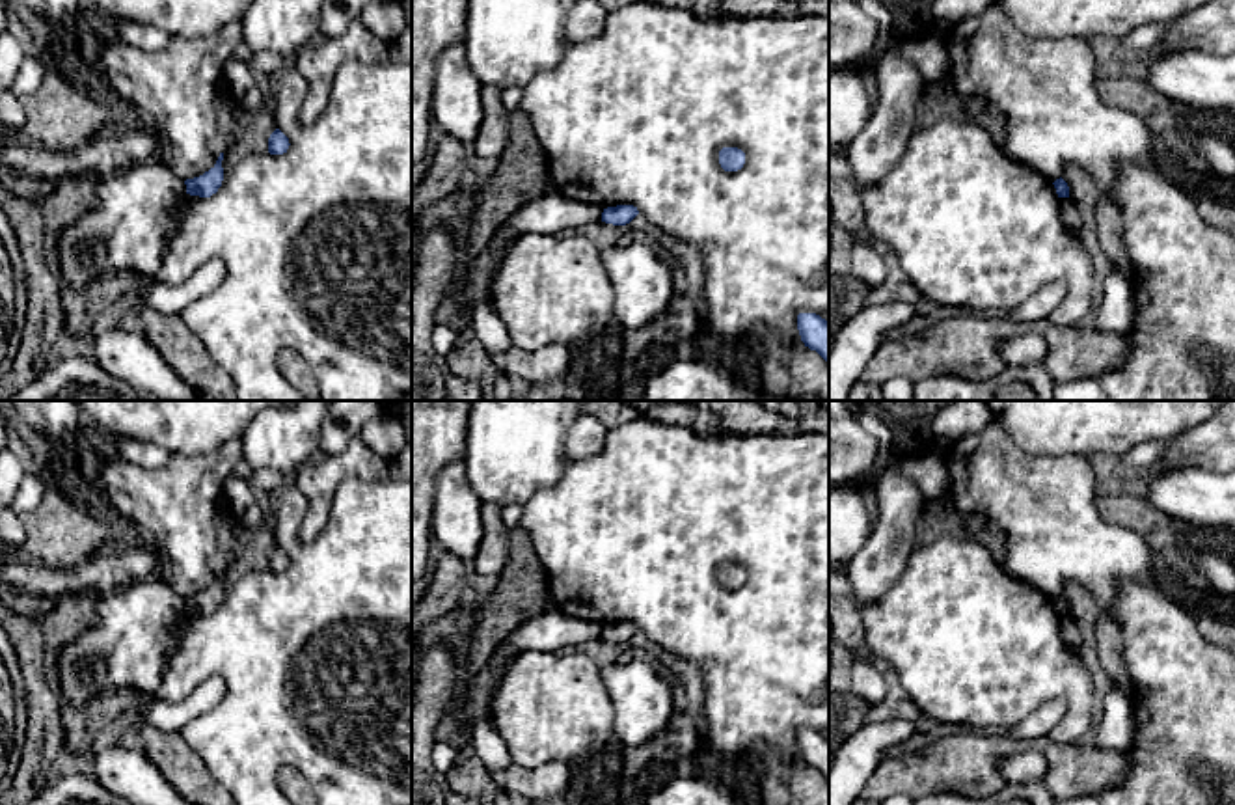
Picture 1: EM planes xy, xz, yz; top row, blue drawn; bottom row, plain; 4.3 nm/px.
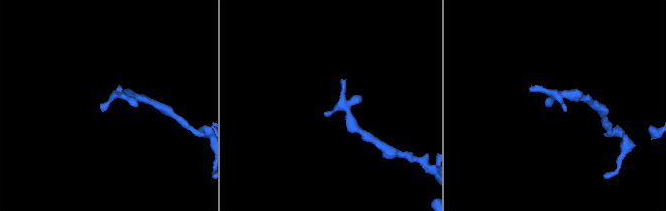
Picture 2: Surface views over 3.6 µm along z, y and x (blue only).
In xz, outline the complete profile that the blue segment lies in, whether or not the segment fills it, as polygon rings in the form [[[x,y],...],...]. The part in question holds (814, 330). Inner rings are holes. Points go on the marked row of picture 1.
[[[799,313],[797,330],[805,347],[829,363],[829,322],[816,313]]]

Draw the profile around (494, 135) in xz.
[[[482,86],[482,123],[469,151],[477,157],[501,158],[510,143],[509,112],[503,106],[501,89],[495,86]]]

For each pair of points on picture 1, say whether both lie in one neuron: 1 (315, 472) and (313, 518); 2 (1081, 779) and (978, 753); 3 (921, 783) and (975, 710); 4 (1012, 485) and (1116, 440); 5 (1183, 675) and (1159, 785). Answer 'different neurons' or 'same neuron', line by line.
1: same neuron
2: same neuron
3: different neurons
4: different neurons
5: same neuron

